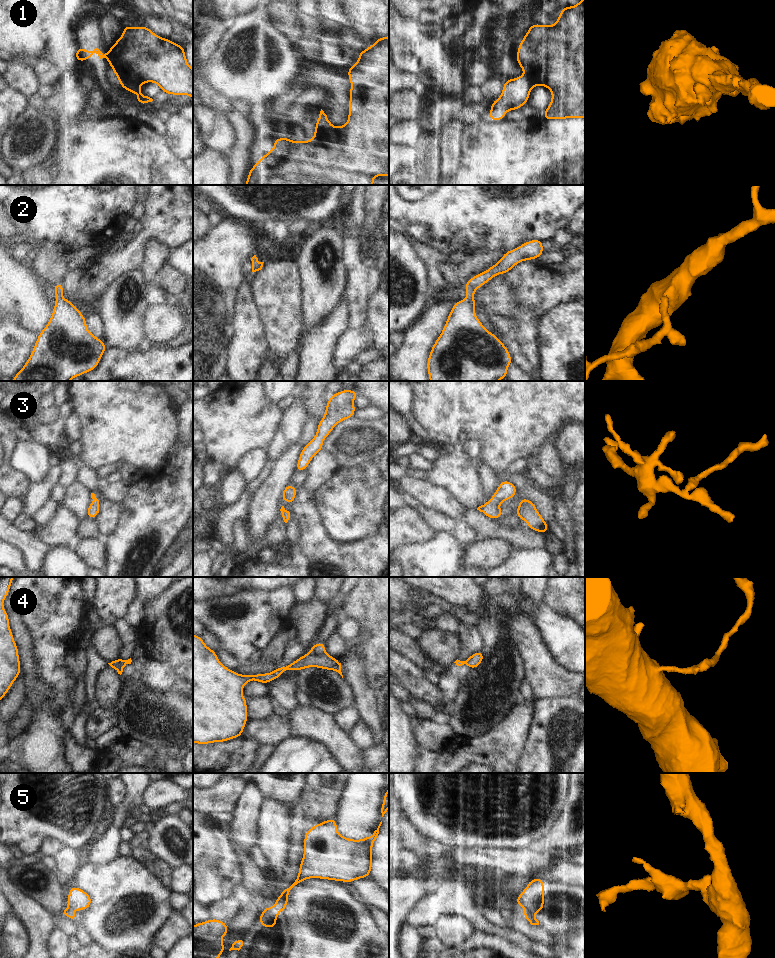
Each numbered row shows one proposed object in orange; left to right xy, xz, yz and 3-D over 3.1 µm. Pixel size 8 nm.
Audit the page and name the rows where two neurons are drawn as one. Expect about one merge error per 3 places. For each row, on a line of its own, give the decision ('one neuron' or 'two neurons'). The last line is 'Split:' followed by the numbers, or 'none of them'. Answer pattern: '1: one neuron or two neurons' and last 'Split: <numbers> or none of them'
1: two neurons
2: one neuron
3: one neuron
4: one neuron
5: two neurons
Split: 1, 5

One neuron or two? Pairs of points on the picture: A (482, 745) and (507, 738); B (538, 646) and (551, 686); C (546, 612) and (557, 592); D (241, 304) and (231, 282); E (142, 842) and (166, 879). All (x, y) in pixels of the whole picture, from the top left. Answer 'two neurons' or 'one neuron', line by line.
A: one neuron
B: one neuron
C: two neurons
D: two neurons
E: one neuron

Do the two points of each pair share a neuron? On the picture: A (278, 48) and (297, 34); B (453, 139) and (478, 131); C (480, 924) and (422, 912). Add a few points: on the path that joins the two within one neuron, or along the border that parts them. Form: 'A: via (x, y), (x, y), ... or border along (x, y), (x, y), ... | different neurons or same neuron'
A: border along (275, 21), (274, 25), (295, 42) | different neurons
B: border along (467, 125), (462, 134), (461, 156), (459, 159) | different neurons
C: via (466, 910), (463, 907), (436, 907) | same neuron

